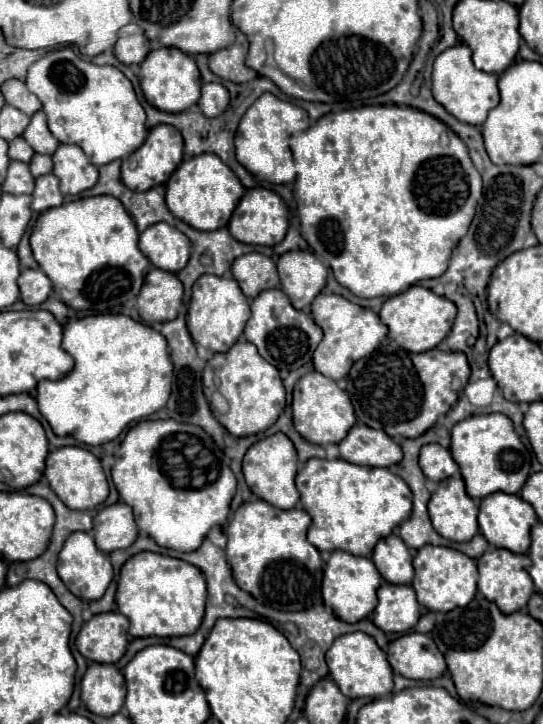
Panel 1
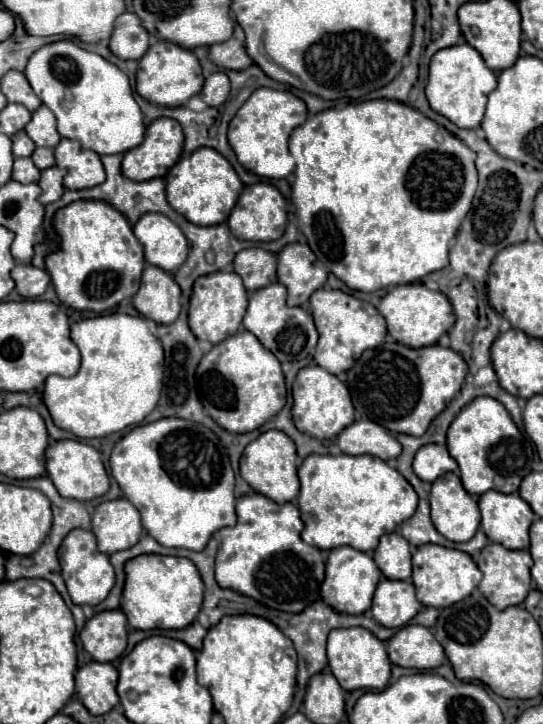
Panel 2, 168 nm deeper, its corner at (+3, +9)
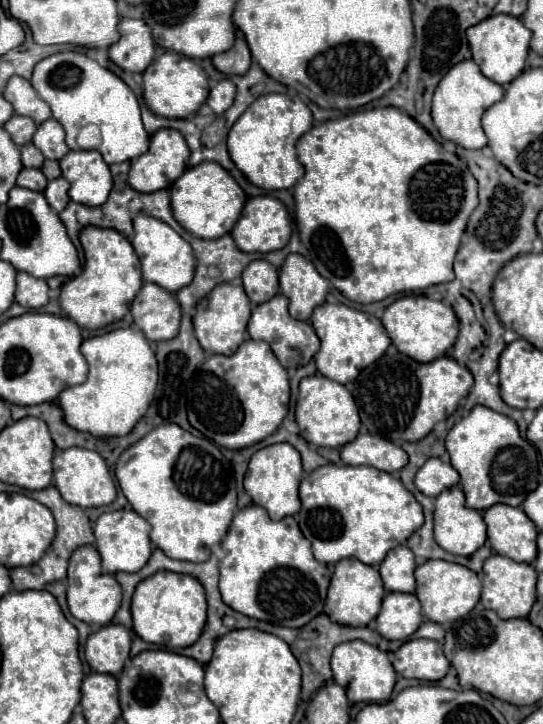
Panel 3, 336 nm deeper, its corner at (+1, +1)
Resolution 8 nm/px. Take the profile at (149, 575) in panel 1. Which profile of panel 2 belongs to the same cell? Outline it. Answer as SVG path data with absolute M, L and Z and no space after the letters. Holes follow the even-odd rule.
M137 555L125 563L121 609L133 629L183 629L195 621L203 603L203 581L197 567L173 555Z

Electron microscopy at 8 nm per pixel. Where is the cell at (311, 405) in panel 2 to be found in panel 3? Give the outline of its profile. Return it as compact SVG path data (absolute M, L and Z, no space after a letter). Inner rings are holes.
M313 375L305 377L299 385L299 399L297 399L297 409L295 409L295 419L299 425L301 437L315 445L315 447L343 447L345 443L353 441L359 433L359 411L353 401L353 395L337 381L331 381L323 375Z

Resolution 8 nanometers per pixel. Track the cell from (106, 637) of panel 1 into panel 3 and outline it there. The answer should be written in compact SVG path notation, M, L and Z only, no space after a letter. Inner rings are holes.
M107 625L91 633L85 643L85 659L97 673L119 675L129 659L133 633L123 625Z

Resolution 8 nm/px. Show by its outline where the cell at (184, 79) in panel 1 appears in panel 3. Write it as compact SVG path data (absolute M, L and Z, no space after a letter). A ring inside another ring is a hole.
M163 53L157 57L151 67L143 73L143 97L147 107L161 117L169 119L185 119L199 111L199 107L205 103L209 95L209 79L203 67L199 67L195 61L175 55L175 53Z

